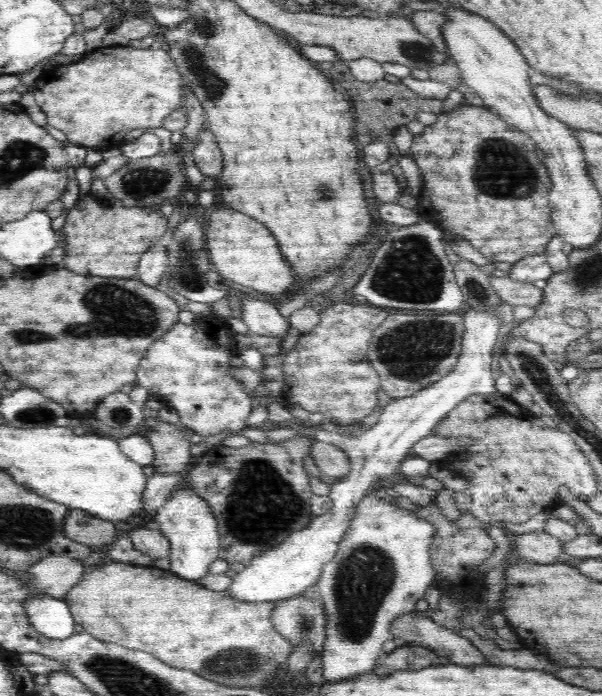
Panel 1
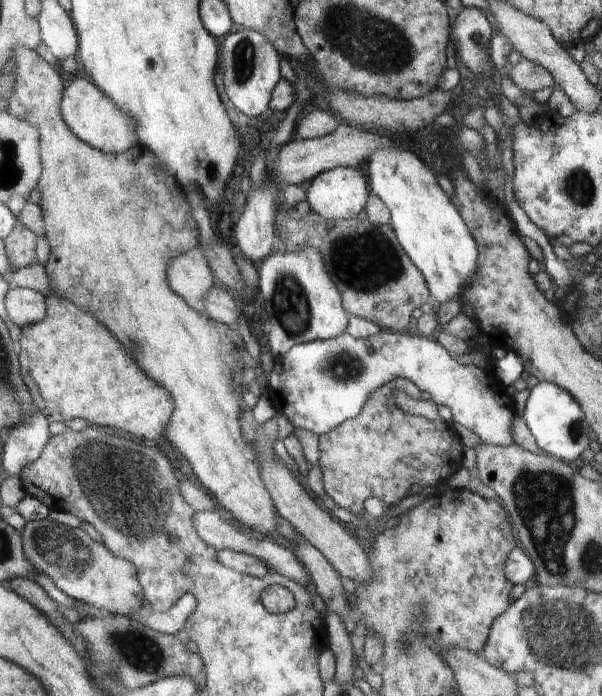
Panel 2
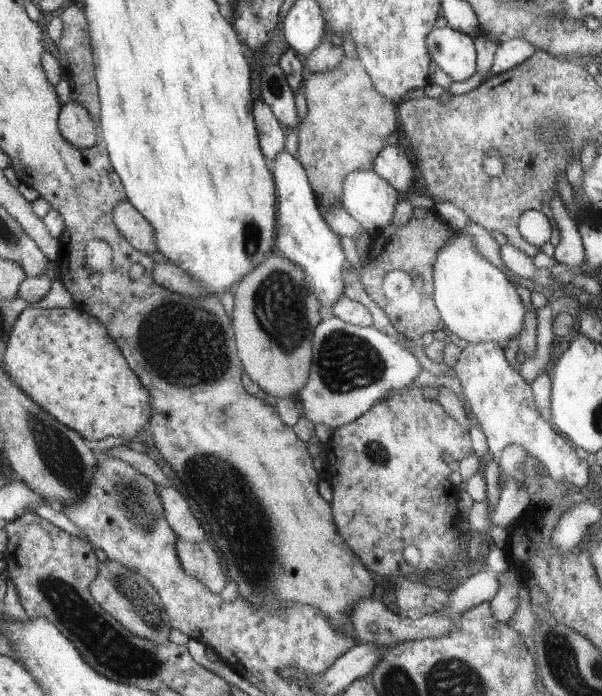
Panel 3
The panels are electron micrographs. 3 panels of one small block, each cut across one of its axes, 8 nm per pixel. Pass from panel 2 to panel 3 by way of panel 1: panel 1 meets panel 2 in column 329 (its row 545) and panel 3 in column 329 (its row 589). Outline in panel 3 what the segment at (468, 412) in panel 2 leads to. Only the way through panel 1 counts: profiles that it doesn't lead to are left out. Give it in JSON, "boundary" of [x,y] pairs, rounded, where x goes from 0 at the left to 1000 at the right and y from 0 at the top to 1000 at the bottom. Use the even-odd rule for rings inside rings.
{"boundary":[[[561,455],[542,457],[525,467],[518,483],[515,540],[492,576],[522,611],[542,609],[560,616],[588,606],[628,575],[678,557],[701,532],[684,506],[620,468],[583,467]]]}

